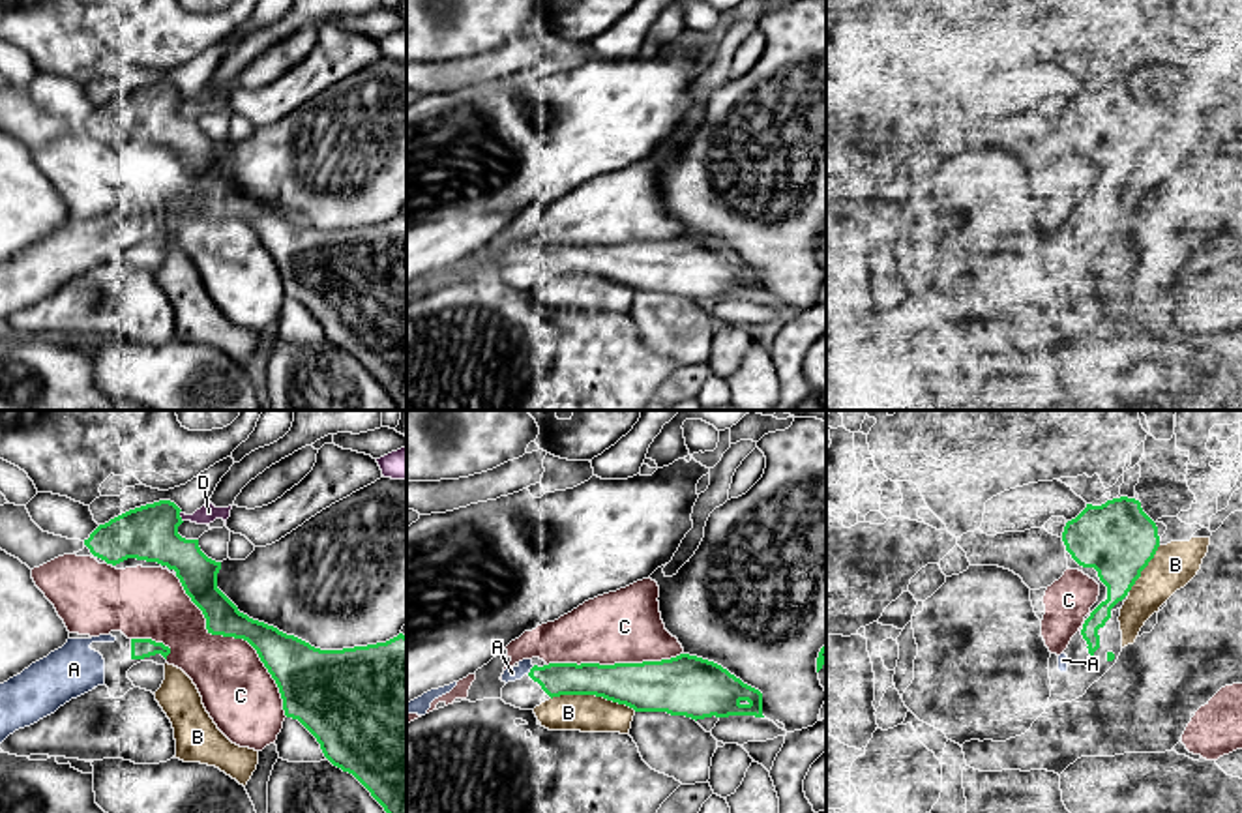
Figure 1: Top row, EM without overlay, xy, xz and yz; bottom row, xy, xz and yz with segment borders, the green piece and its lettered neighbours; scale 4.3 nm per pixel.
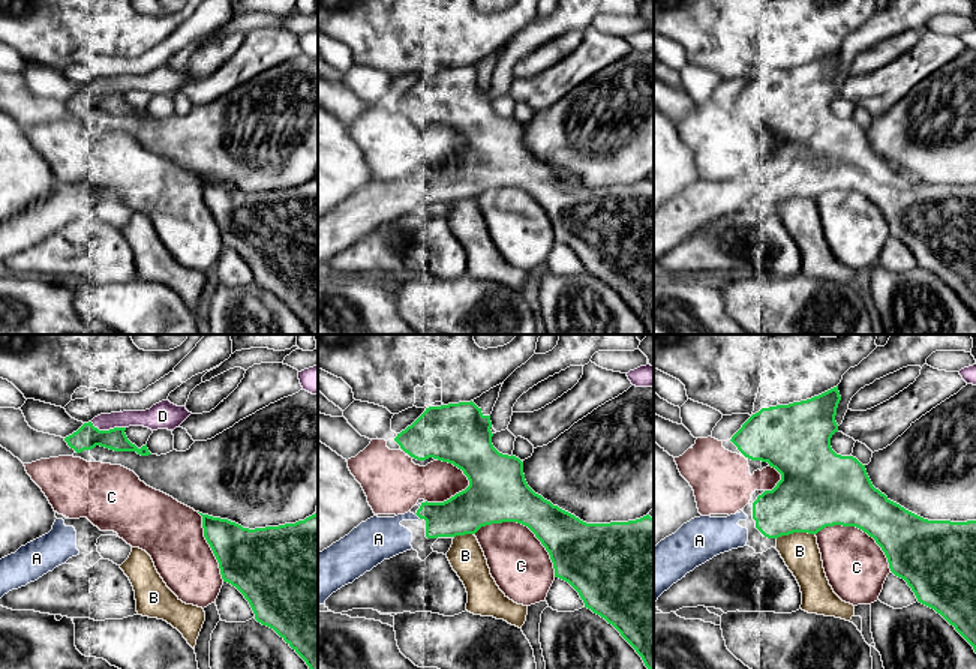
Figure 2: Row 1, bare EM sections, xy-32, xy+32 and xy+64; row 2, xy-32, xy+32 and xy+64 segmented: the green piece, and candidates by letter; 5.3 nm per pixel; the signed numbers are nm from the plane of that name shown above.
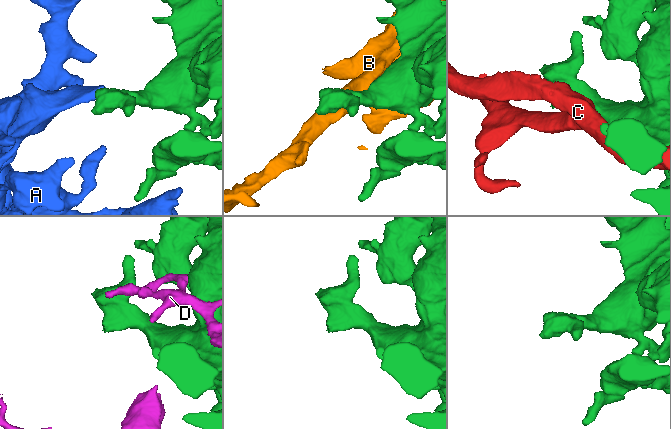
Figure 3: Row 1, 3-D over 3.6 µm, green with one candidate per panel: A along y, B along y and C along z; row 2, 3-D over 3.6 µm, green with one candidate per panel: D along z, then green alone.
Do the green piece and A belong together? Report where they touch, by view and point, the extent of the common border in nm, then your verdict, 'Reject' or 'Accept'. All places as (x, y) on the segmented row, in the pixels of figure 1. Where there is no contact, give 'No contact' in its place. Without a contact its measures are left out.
Touches green at xz (531, 669). Shared border 50 nm. Accept

